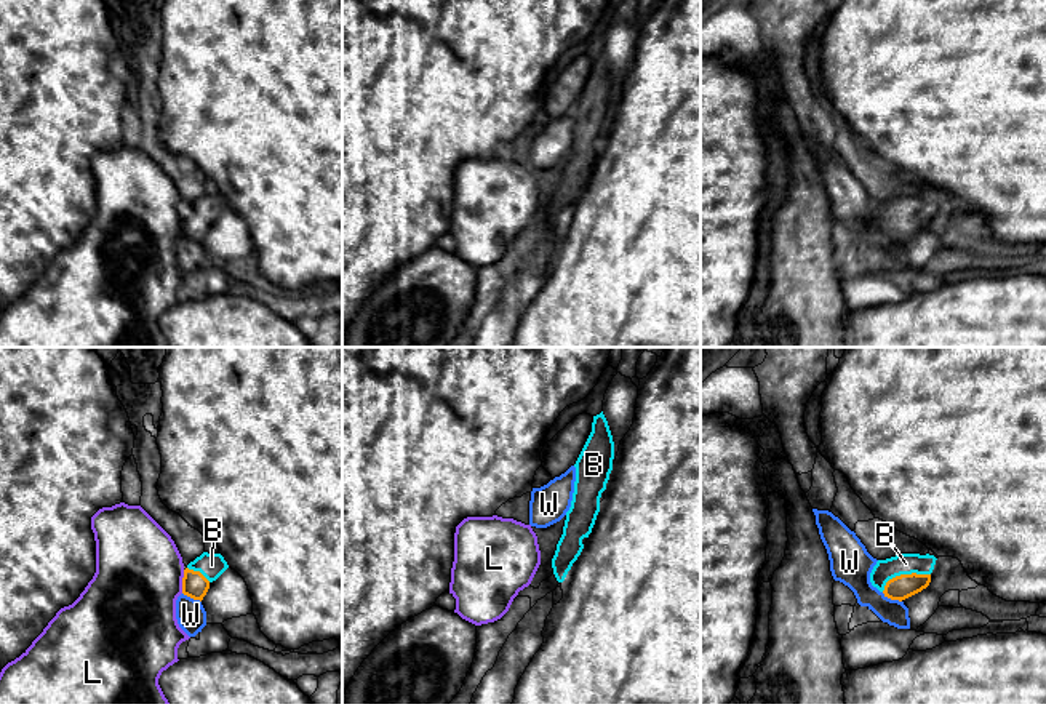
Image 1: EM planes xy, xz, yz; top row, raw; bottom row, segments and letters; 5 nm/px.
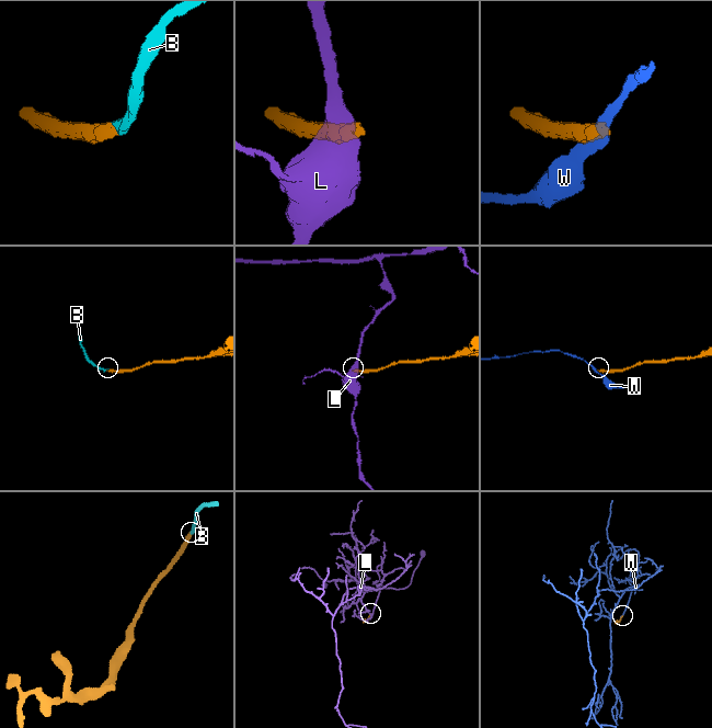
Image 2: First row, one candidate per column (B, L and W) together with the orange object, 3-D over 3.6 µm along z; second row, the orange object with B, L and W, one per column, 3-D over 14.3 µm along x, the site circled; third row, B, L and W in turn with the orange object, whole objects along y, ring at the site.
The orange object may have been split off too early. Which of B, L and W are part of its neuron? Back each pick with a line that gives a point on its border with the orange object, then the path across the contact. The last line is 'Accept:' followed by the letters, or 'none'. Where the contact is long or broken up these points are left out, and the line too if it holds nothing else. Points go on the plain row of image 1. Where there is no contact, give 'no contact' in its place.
B: yz (904, 216) | across yz (904, 228), (904, 216), (906, 205)
Accept: B

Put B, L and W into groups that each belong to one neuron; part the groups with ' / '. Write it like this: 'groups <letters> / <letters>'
groups B / L / W

